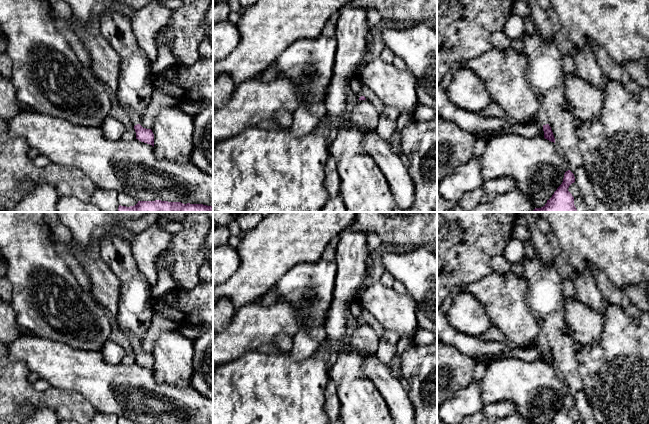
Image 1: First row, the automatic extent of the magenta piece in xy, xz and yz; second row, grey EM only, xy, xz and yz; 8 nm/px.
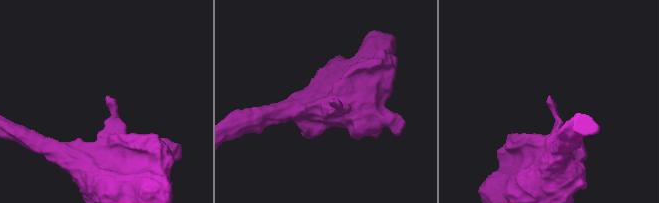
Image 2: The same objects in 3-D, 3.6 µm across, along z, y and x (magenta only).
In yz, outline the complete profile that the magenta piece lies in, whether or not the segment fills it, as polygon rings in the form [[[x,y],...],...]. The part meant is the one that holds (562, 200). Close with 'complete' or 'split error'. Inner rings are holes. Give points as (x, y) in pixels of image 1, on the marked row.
[[[568,170],[564,174],[562,184],[557,188],[552,197],[541,208],[535,208],[533,212],[577,212],[574,205],[574,197],[568,191],[569,186],[575,182],[574,174]]]; complete

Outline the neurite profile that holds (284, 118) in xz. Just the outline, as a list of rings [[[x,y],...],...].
[[[282,109],[276,114],[274,121],[280,128],[289,128],[293,121],[293,113]]]

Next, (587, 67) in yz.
[[[590,46],[572,49],[570,55],[576,65],[576,74],[595,88],[604,91],[610,79],[601,70]]]

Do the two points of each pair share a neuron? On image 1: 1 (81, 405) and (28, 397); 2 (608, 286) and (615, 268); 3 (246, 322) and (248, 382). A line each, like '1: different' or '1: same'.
1: same
2: different
3: different

